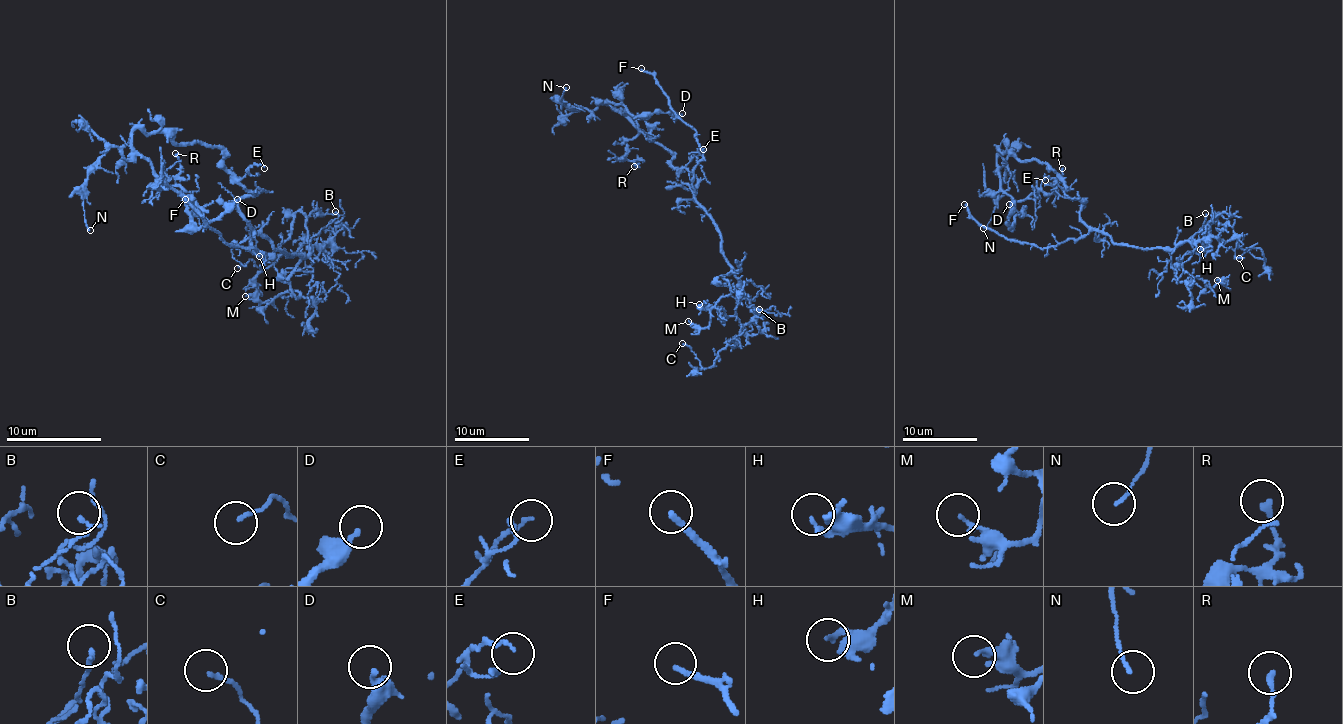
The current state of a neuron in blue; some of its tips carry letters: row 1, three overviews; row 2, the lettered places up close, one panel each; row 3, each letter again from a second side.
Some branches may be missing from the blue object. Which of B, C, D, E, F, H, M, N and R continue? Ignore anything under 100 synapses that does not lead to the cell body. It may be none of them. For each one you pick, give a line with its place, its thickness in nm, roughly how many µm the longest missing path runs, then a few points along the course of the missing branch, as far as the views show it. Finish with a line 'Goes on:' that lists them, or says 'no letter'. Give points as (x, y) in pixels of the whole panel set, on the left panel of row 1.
F: at (185, 199); 190 nm thick; about 45 µm are missing
Goes on: F

